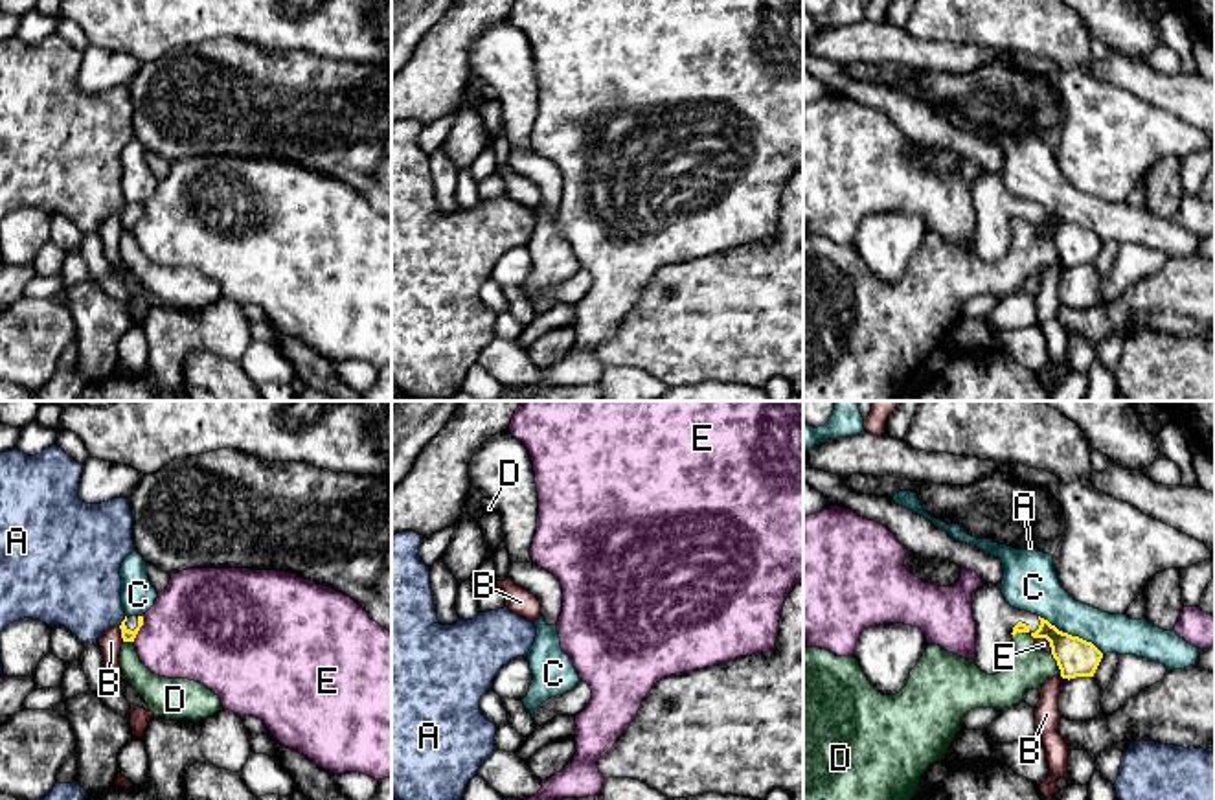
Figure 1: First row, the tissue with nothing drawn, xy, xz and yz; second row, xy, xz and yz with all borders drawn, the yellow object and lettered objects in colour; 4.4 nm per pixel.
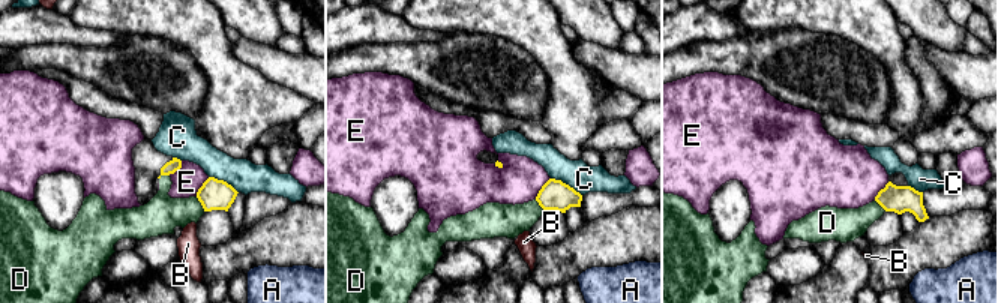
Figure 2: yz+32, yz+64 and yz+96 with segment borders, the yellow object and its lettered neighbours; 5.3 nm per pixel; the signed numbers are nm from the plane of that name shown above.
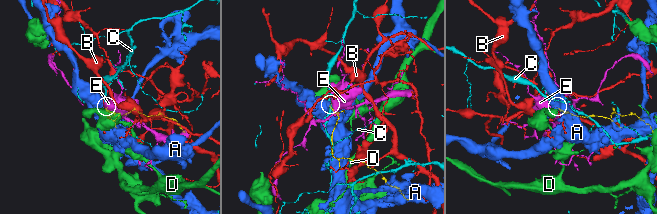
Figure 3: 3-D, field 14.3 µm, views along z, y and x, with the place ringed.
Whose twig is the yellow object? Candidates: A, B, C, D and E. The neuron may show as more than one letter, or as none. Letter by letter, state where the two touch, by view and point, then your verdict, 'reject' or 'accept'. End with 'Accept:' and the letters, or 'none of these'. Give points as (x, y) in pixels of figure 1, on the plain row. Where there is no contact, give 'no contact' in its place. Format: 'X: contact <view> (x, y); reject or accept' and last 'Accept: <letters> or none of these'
A: contact xy (122, 210); reject
B: contact xy (122, 221); reject
C: contact yz (1070, 223); reject
D: contact yz (1057, 252); reject
E: contact xy (138, 217); reject
Accept: none of these

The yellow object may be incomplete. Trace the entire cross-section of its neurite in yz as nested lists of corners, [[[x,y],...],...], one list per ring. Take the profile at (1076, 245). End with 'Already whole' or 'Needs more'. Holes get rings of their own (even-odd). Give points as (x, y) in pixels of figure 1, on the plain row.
[[[983,169],[972,180],[972,202],[976,210],[974,252],[987,263],[996,263],[1007,254],[1016,221],[1046,226],[1061,265],[1068,269],[1094,265],[1103,246],[1092,230],[1062,221],[1037,202],[1011,195],[1000,175],[993,171]]]. Needs more

